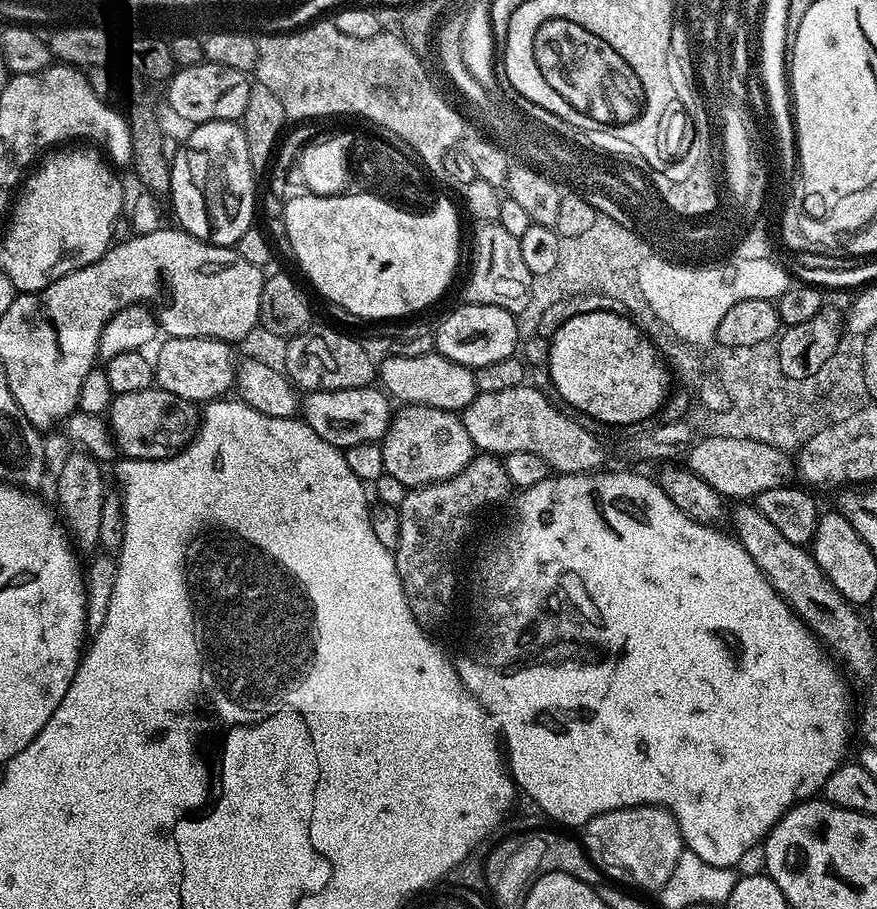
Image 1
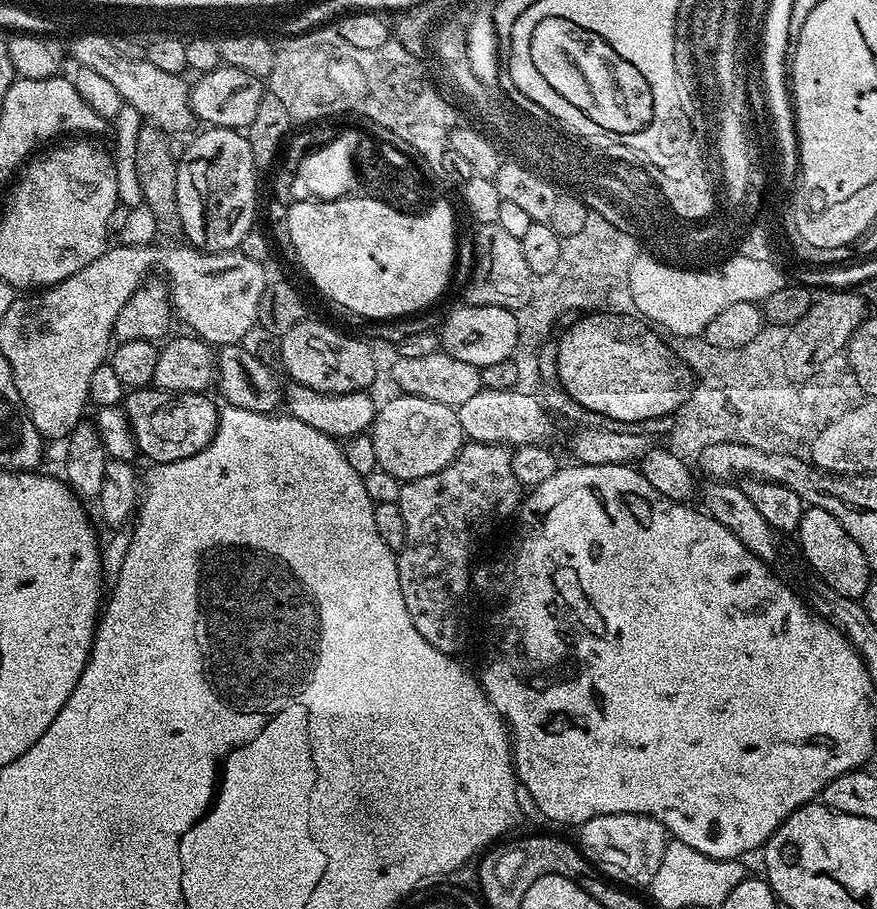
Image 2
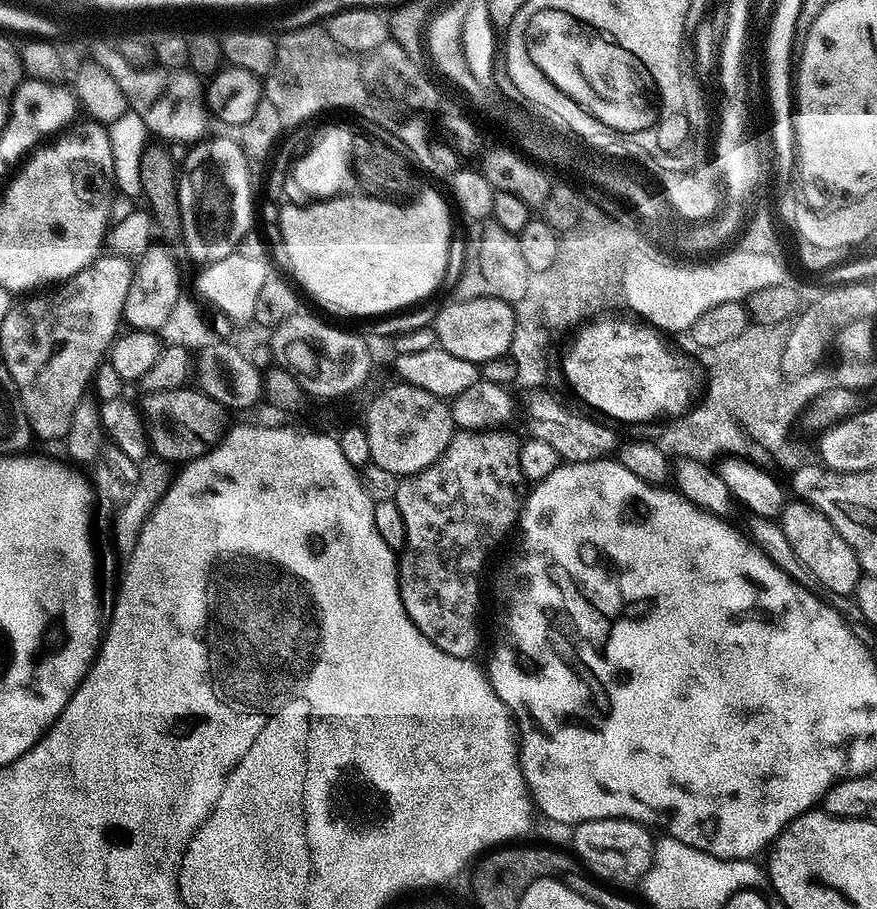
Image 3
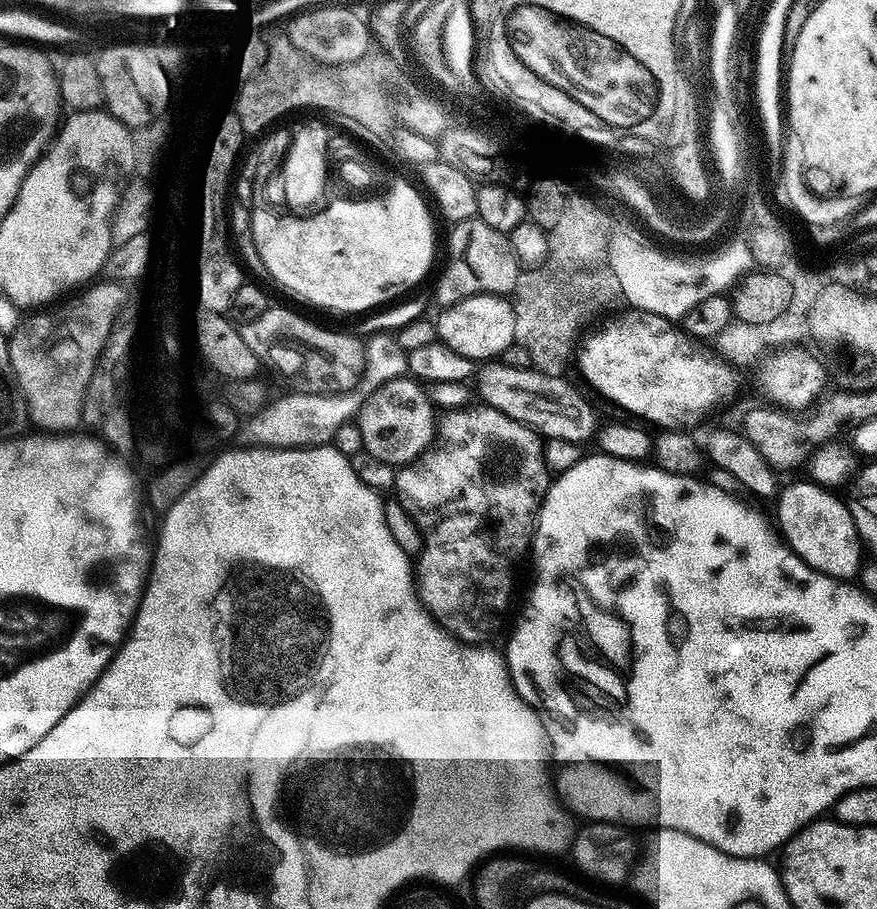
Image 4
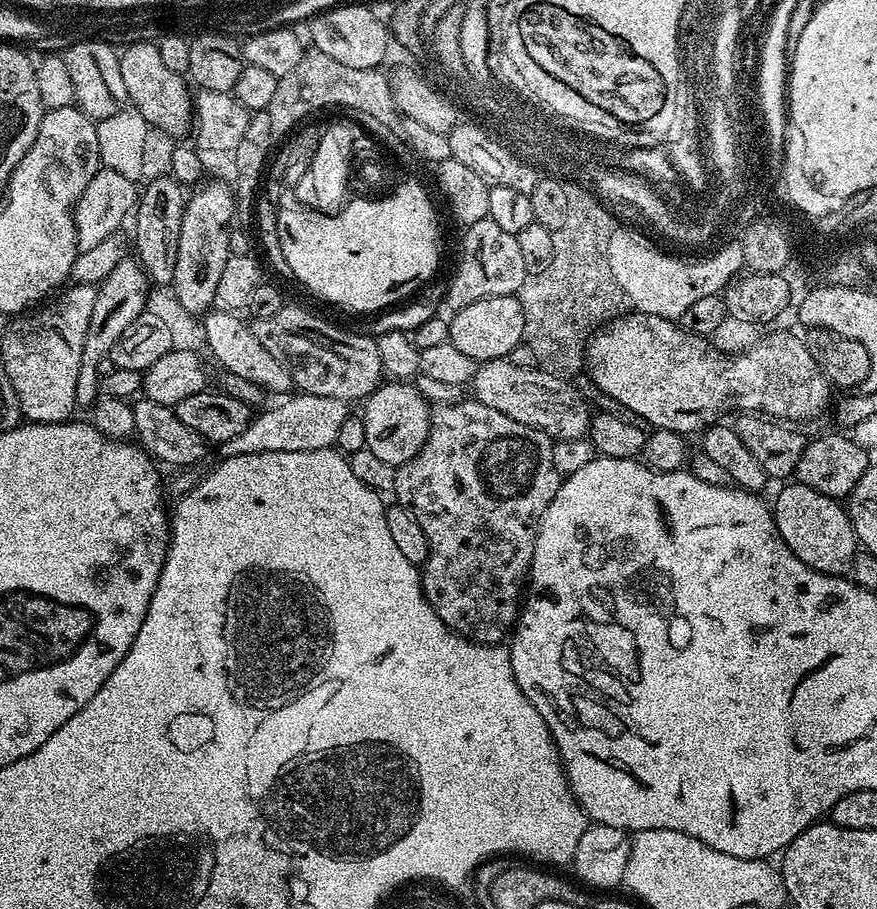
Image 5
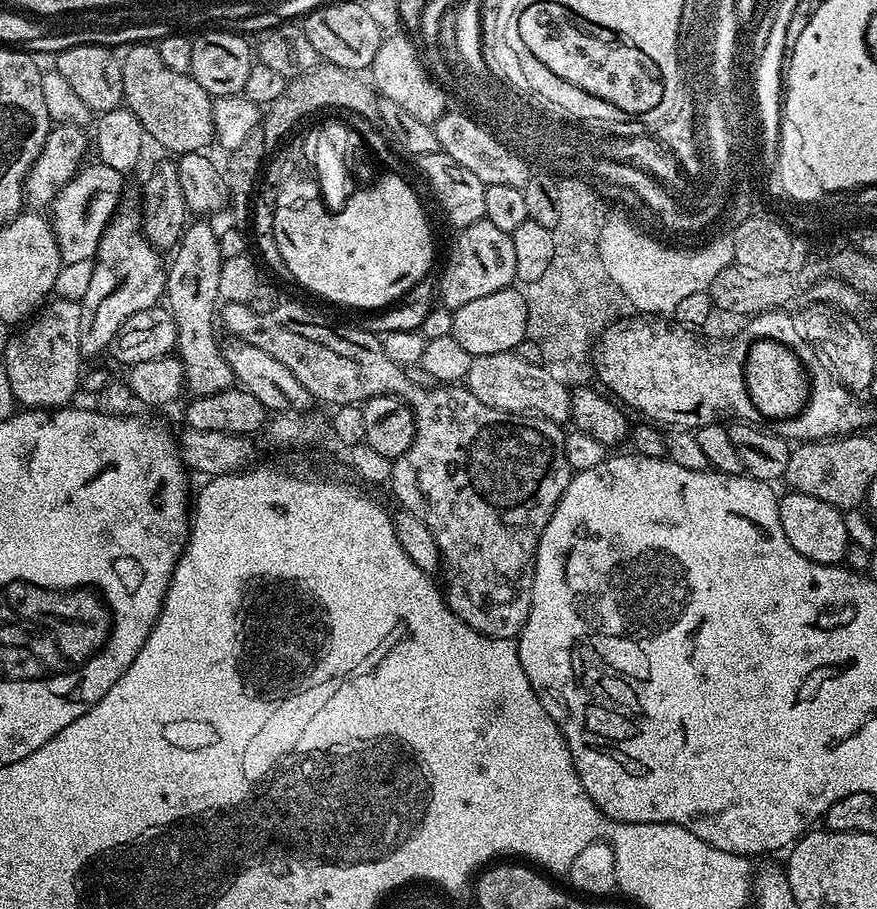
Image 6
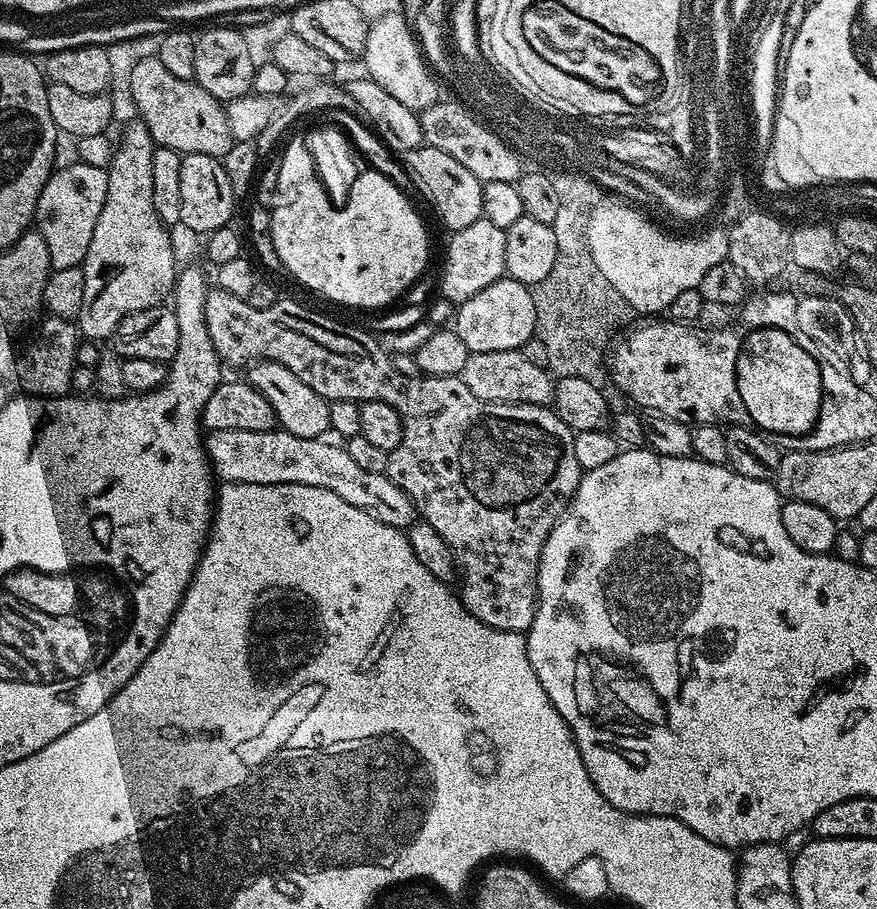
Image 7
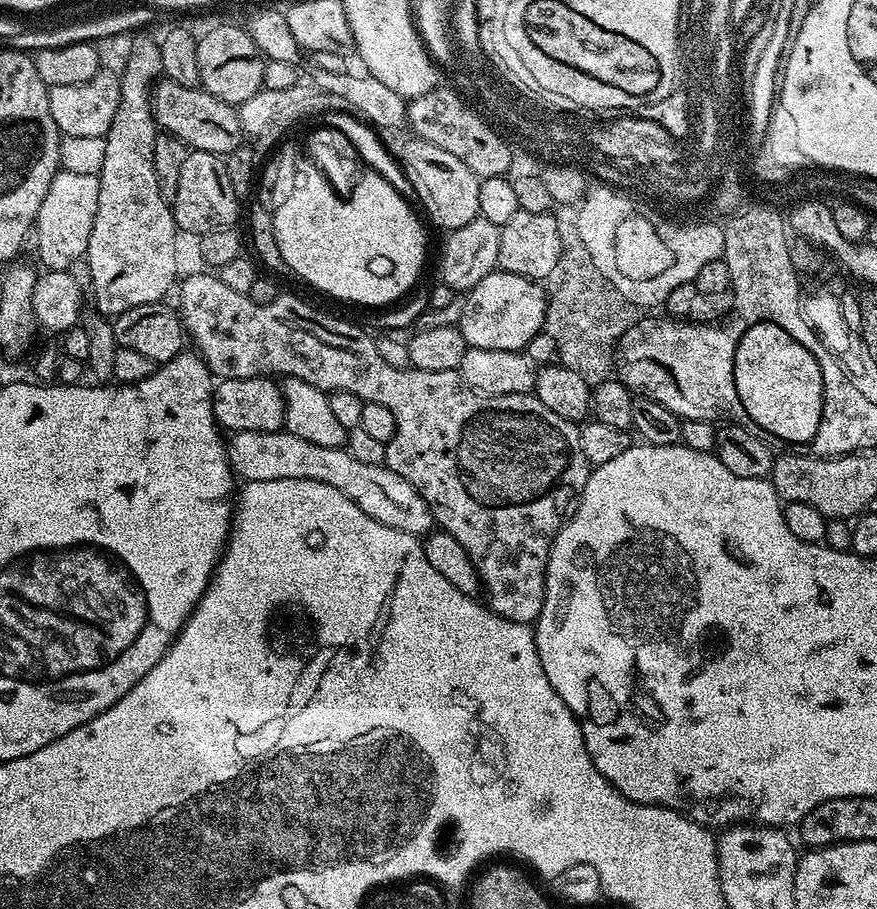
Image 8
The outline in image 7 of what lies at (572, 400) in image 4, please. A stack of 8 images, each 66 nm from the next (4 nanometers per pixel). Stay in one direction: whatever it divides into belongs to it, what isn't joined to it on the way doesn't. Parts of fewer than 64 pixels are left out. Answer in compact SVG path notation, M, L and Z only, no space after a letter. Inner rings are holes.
M494 350L473 352L466 358L466 366L459 375L470 386L470 391L486 402L499 404L543 404L551 405L554 400L554 380L545 369L534 366L524 358L520 350Z

